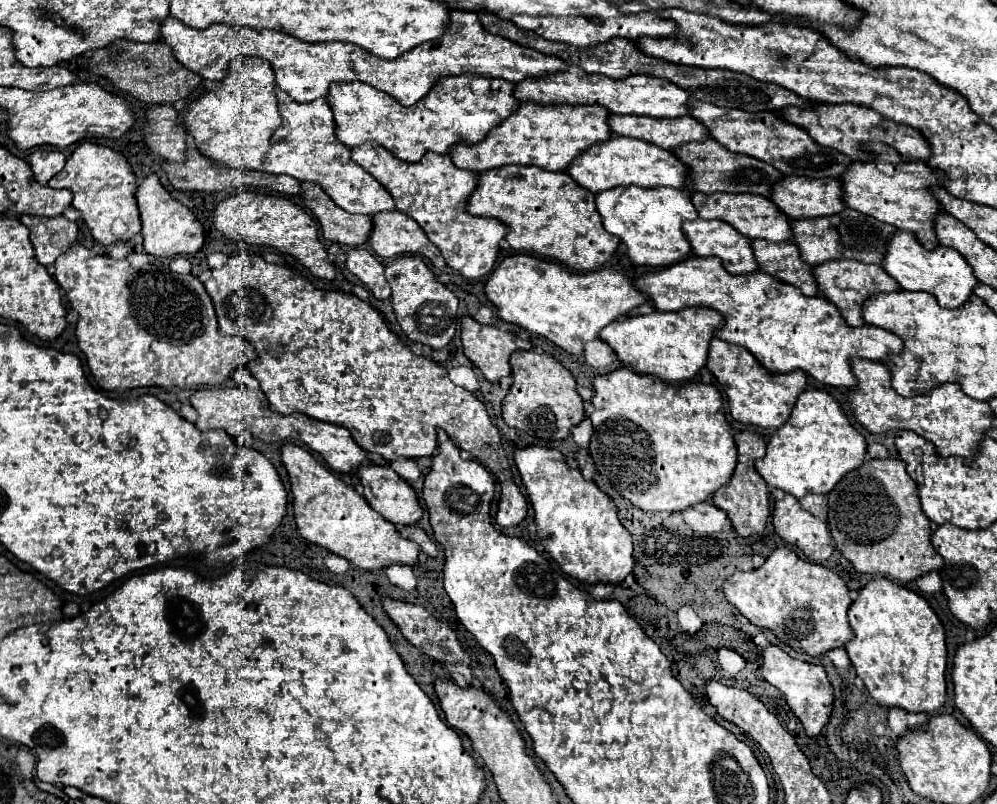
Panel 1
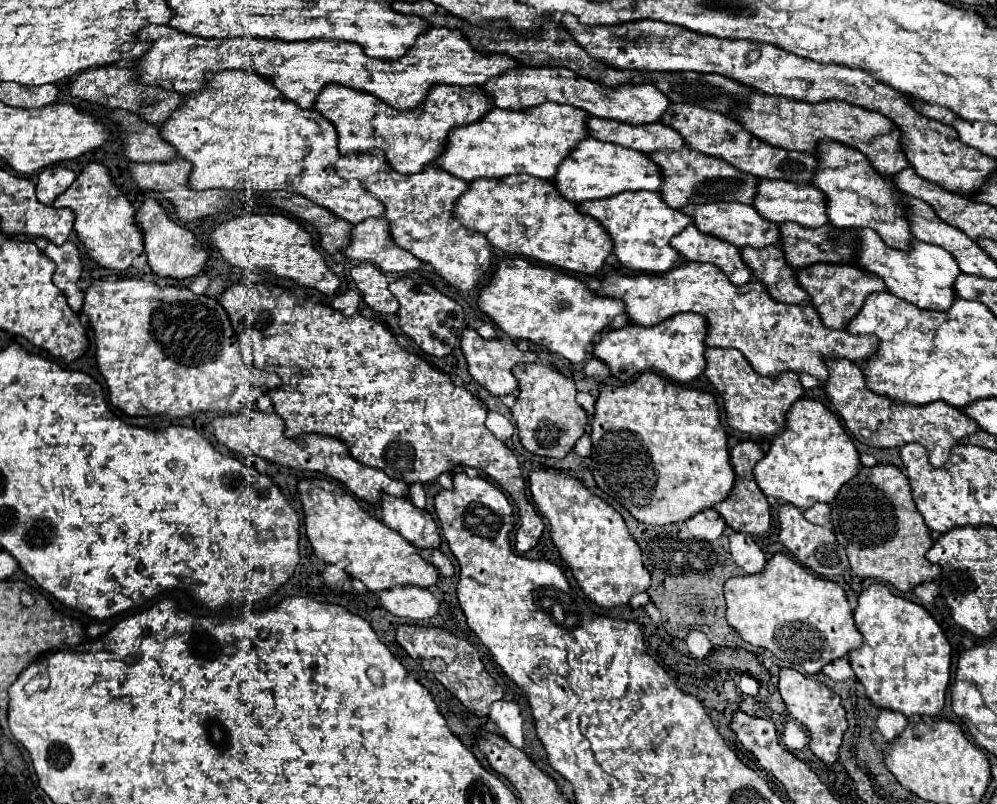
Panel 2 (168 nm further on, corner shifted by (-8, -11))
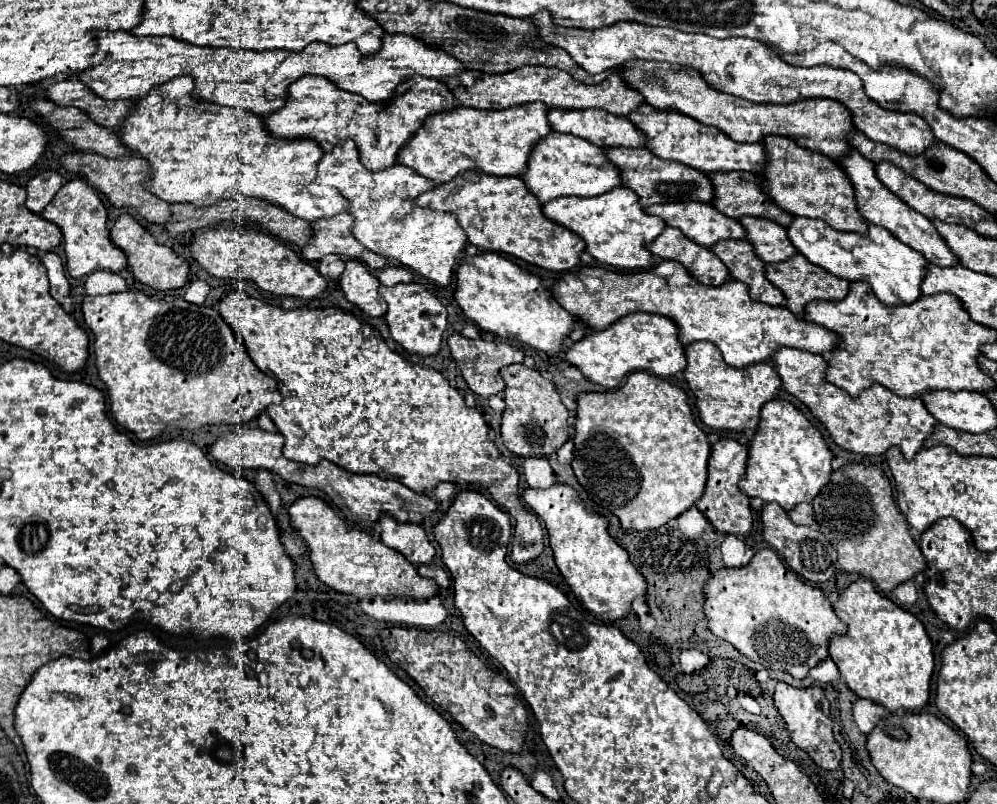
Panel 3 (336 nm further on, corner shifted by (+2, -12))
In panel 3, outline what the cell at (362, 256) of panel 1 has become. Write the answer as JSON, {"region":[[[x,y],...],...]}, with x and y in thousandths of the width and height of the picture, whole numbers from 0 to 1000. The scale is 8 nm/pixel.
{"region":[[[349,323],[341,343],[341,356],[347,371],[357,378],[369,393],[385,393],[389,378],[379,366],[379,346],[369,338],[369,333],[359,323]]]}

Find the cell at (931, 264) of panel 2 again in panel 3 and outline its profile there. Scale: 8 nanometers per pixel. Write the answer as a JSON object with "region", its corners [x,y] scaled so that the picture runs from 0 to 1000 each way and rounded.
{"region":[[[798,269],[790,281],[790,294],[798,311],[814,328],[853,351],[871,351],[879,371],[887,378],[917,378],[925,368],[923,356],[931,341],[931,323],[927,323],[927,318],[923,318],[917,308],[903,303],[899,294],[879,279],[871,279],[871,294],[865,294],[859,289],[841,289],[824,274]]]}

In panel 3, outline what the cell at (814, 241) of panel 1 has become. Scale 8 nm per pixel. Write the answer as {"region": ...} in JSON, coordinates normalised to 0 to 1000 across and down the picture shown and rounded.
{"region":[[[756,269],[742,271],[742,279],[746,279],[752,303],[758,306],[758,316],[766,326],[786,326],[798,316],[798,308],[790,299],[788,284],[782,284],[782,279],[774,279],[774,274],[762,274]]]}

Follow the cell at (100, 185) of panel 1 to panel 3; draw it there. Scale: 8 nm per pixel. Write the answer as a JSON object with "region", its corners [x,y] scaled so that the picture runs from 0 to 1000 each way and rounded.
{"region":[[[74,221],[58,236],[58,244],[44,259],[42,269],[56,281],[60,281],[64,291],[64,316],[68,341],[74,346],[82,346],[94,336],[110,336],[120,338],[128,328],[128,318],[122,308],[118,308],[108,286],[108,261],[98,246],[96,236],[82,221]]]}

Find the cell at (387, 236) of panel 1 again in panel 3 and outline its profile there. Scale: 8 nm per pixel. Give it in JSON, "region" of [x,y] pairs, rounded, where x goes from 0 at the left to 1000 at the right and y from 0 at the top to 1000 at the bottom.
{"region":[[[343,264],[335,271],[321,271],[313,276],[315,294],[307,308],[303,308],[303,318],[307,323],[321,323],[327,316],[339,316],[347,321],[357,321],[371,333],[383,336],[389,331],[389,323],[373,311],[365,308],[351,289],[353,266]]]}

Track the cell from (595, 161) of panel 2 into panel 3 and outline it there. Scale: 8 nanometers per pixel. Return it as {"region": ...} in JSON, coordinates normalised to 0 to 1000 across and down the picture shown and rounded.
{"region":[[[554,164],[538,184],[530,199],[530,211],[524,216],[530,236],[544,251],[552,251],[564,244],[602,244],[618,231],[624,231],[624,214],[608,197],[606,184],[594,182],[574,167]]]}

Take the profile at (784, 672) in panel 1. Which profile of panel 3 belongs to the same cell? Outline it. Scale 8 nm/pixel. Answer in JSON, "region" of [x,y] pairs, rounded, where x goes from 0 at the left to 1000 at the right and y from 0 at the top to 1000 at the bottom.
{"region":[[[788,848],[778,851],[776,861],[776,876],[782,886],[782,891],[788,898],[788,905],[794,915],[794,923],[810,935],[810,940],[826,958],[837,958],[843,950],[845,935],[835,915],[835,893],[832,893],[832,876],[826,866],[826,858],[822,853],[816,856],[796,856]]]}

